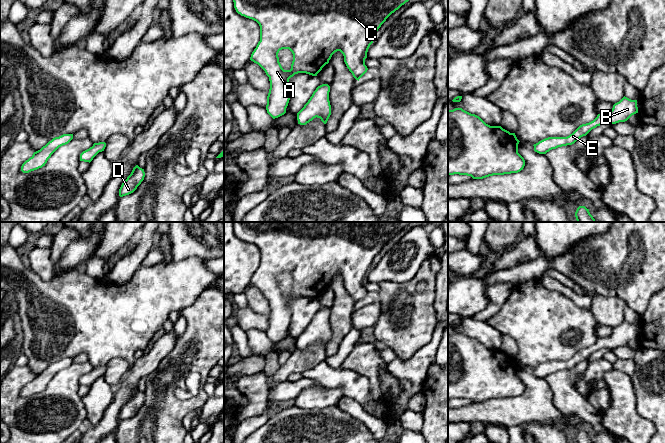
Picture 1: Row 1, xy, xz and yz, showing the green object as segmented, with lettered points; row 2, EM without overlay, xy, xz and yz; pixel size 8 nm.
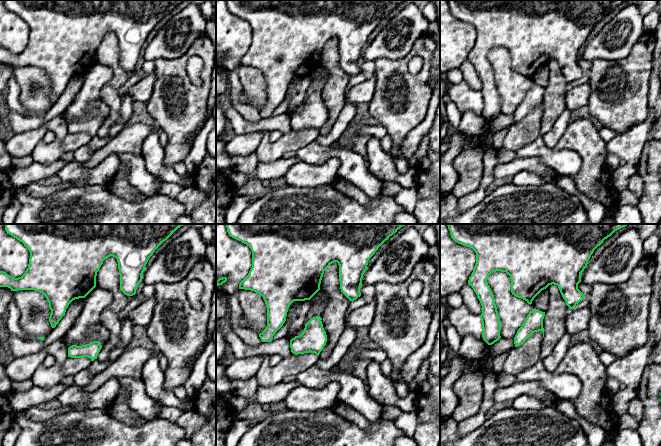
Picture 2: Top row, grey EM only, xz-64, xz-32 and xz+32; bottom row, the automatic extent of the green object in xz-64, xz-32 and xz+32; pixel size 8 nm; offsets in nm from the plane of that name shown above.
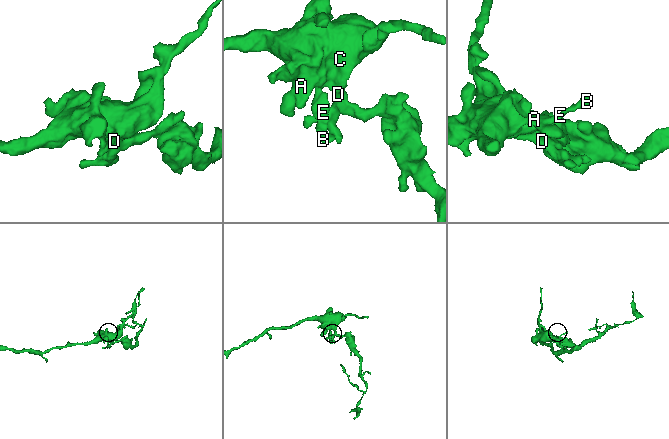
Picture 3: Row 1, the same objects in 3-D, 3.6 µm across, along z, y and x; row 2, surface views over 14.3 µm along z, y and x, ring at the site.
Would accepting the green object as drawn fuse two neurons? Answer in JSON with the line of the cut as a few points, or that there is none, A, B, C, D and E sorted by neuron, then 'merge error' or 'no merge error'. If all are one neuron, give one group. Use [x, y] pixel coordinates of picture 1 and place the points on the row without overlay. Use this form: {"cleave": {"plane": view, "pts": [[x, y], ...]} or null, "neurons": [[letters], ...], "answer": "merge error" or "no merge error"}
{"cleave": null, "neurons": [["A", "B", "C", "D", "E"]], "answer": "no merge error"}

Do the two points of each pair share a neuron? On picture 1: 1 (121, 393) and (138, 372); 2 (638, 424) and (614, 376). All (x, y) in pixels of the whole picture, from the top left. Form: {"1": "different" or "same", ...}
{"1": "same", "2": "same"}

